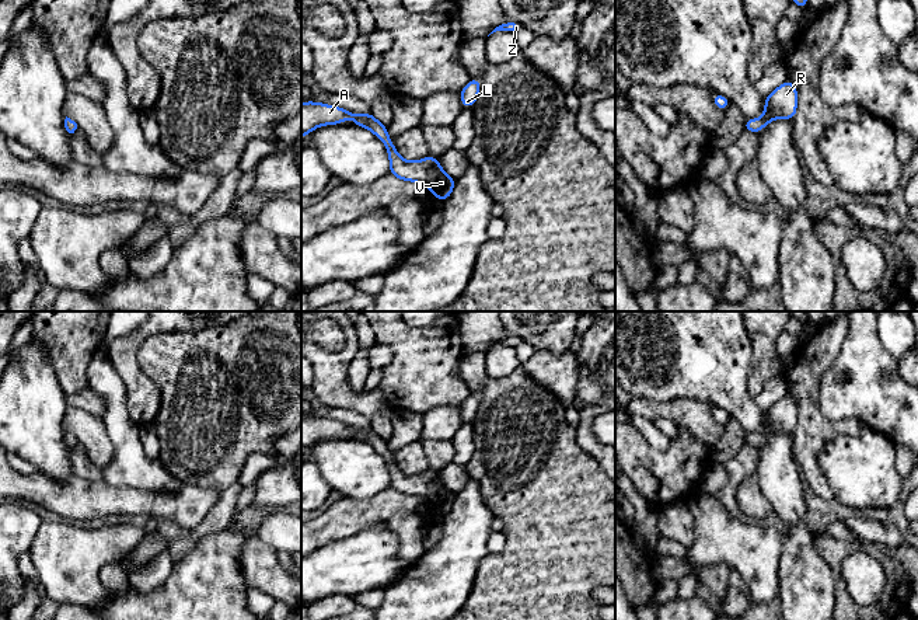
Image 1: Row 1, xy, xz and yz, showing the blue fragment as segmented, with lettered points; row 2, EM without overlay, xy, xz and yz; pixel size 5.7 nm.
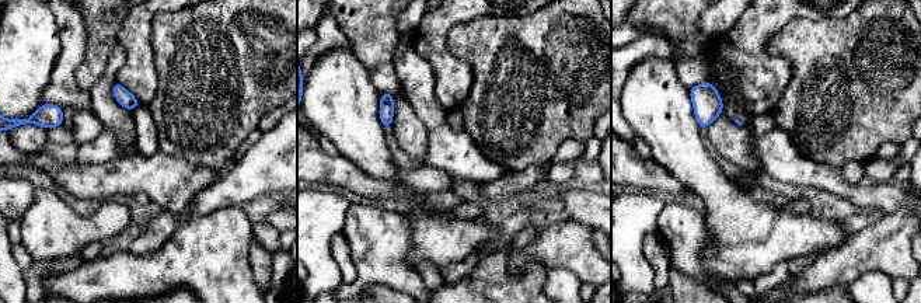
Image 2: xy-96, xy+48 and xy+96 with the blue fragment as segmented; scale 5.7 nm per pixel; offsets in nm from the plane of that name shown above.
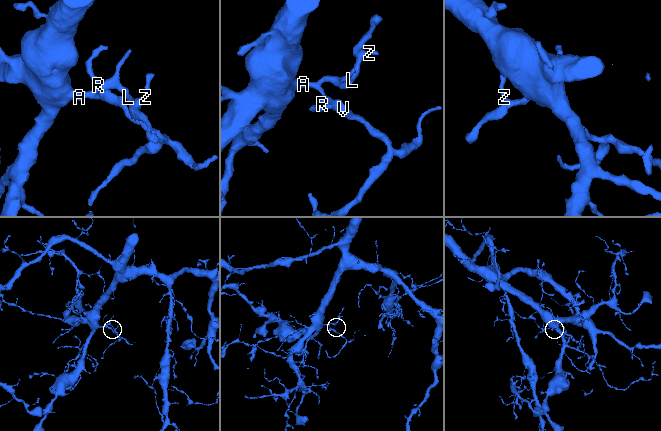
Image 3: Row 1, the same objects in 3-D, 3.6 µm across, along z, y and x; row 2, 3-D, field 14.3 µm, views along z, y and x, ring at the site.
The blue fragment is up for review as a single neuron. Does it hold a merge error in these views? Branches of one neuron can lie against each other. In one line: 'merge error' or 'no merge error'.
no merge error

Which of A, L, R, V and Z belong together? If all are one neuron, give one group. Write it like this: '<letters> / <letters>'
A L R V Z

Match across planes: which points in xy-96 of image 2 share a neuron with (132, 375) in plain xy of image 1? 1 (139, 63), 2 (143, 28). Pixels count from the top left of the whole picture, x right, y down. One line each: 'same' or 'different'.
1: same
2: same

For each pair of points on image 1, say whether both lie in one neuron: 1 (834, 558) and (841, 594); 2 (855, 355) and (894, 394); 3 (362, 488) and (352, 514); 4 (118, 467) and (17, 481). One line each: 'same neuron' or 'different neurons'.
1: same neuron
2: same neuron
3: different neurons
4: different neurons

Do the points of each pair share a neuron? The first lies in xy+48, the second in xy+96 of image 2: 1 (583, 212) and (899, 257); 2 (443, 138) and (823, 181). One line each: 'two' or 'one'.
1: two
2: one

